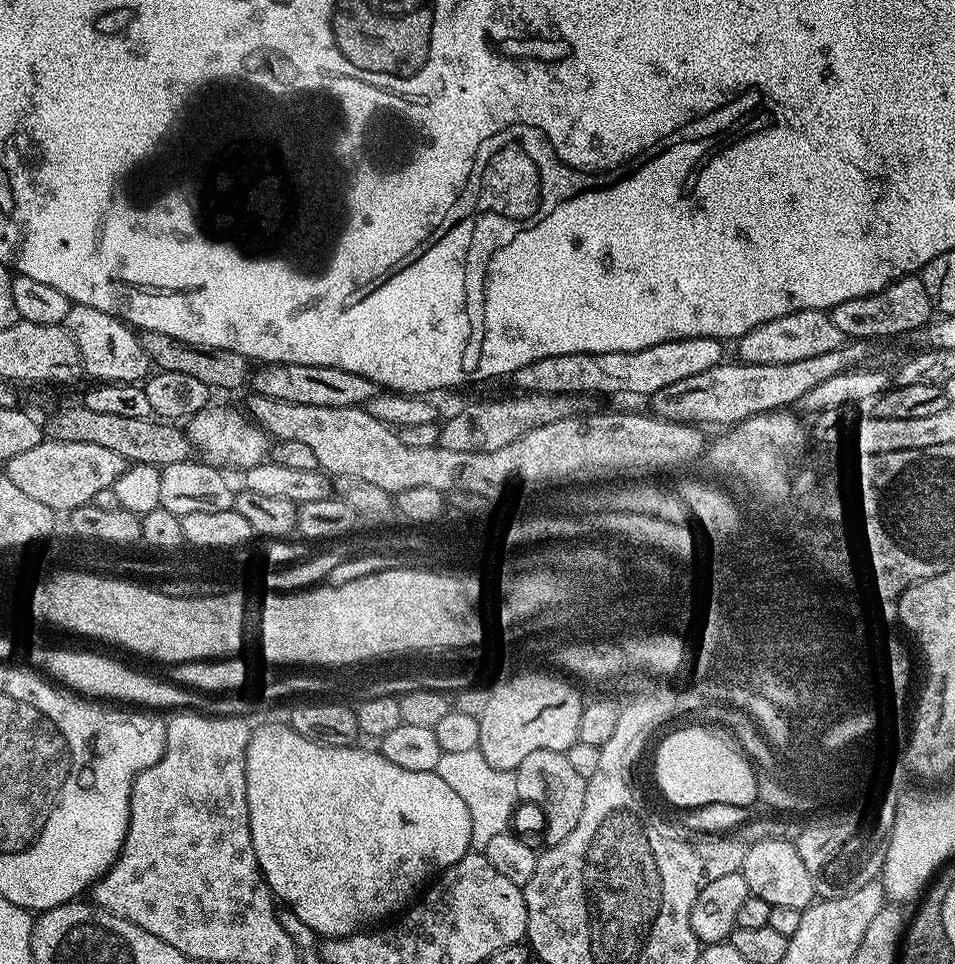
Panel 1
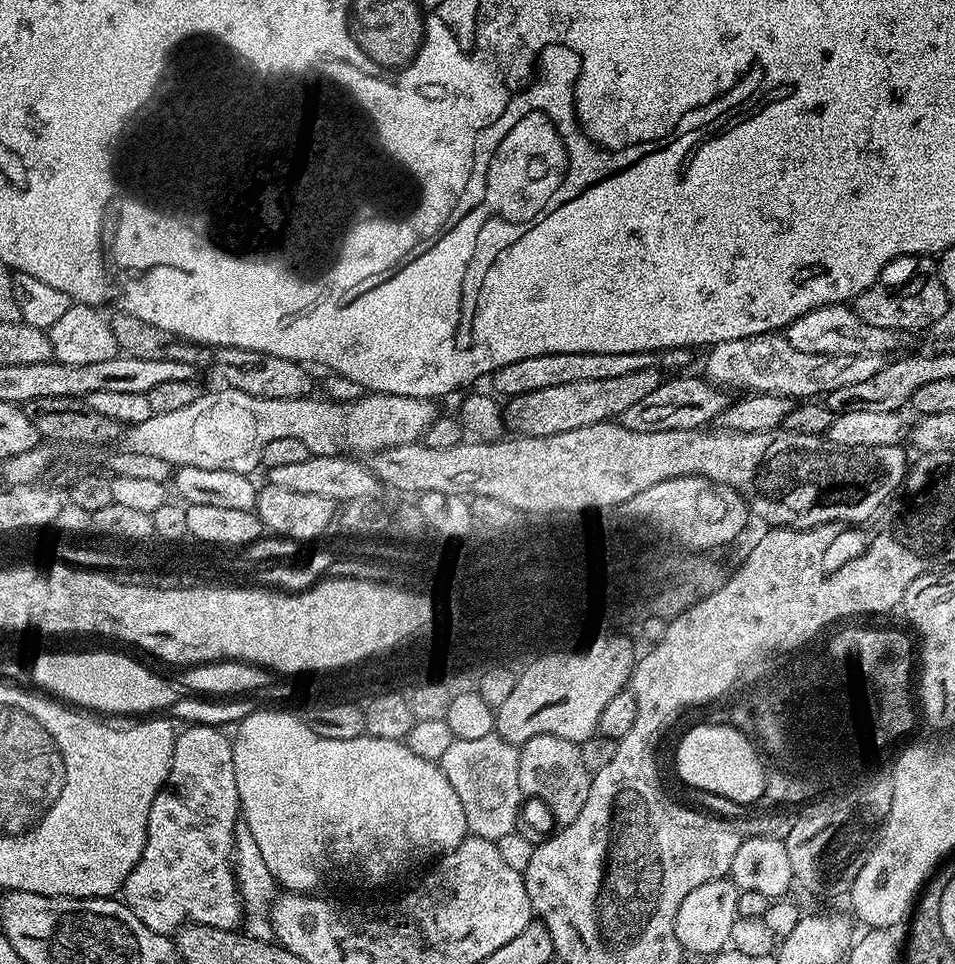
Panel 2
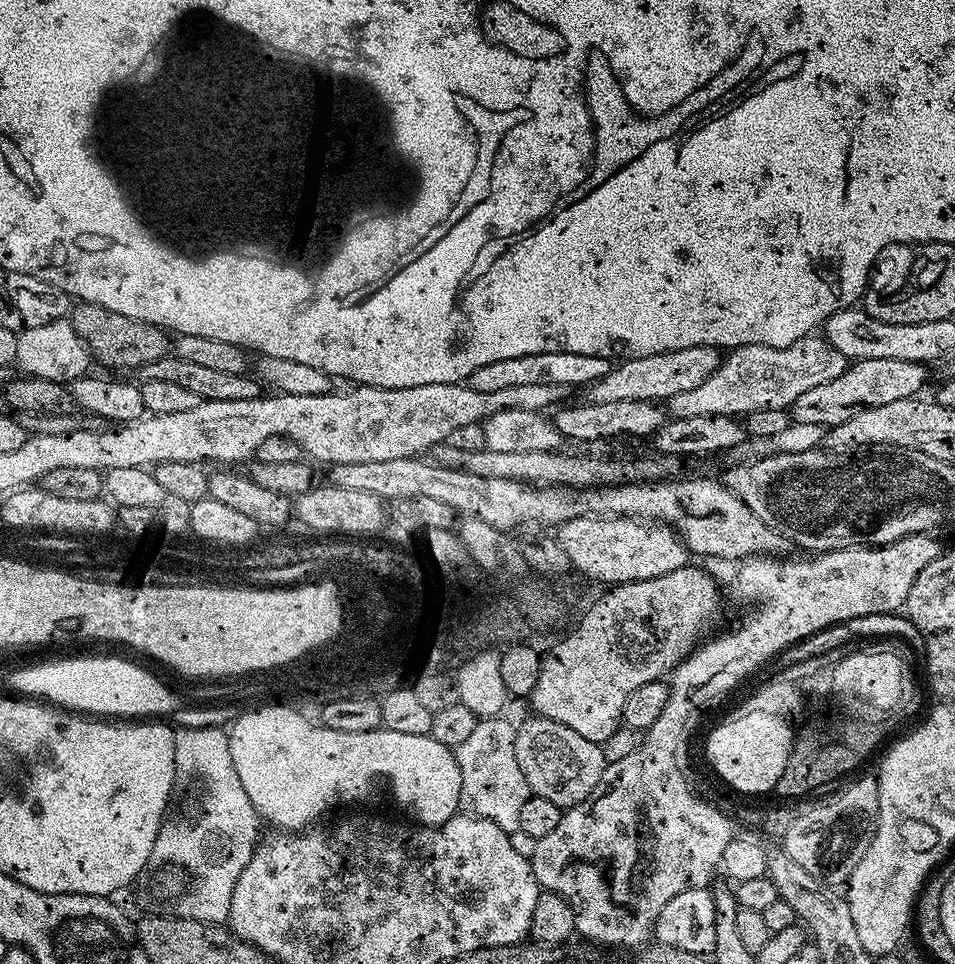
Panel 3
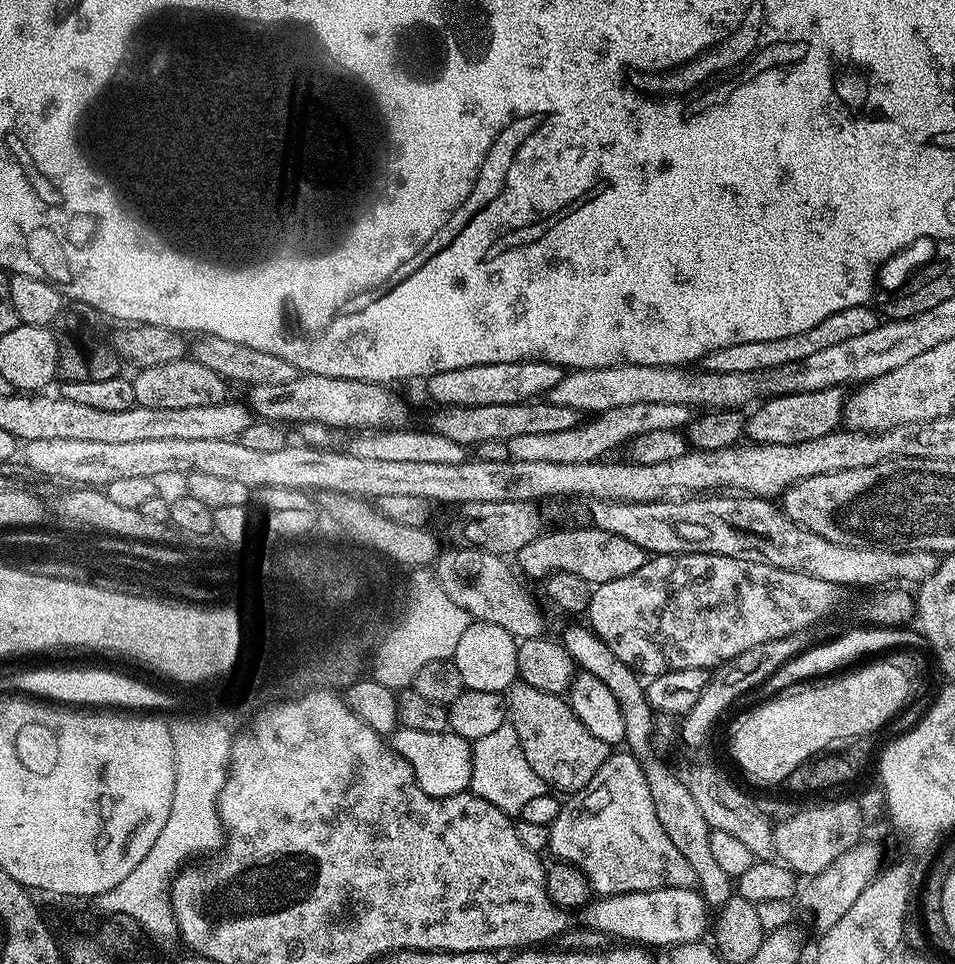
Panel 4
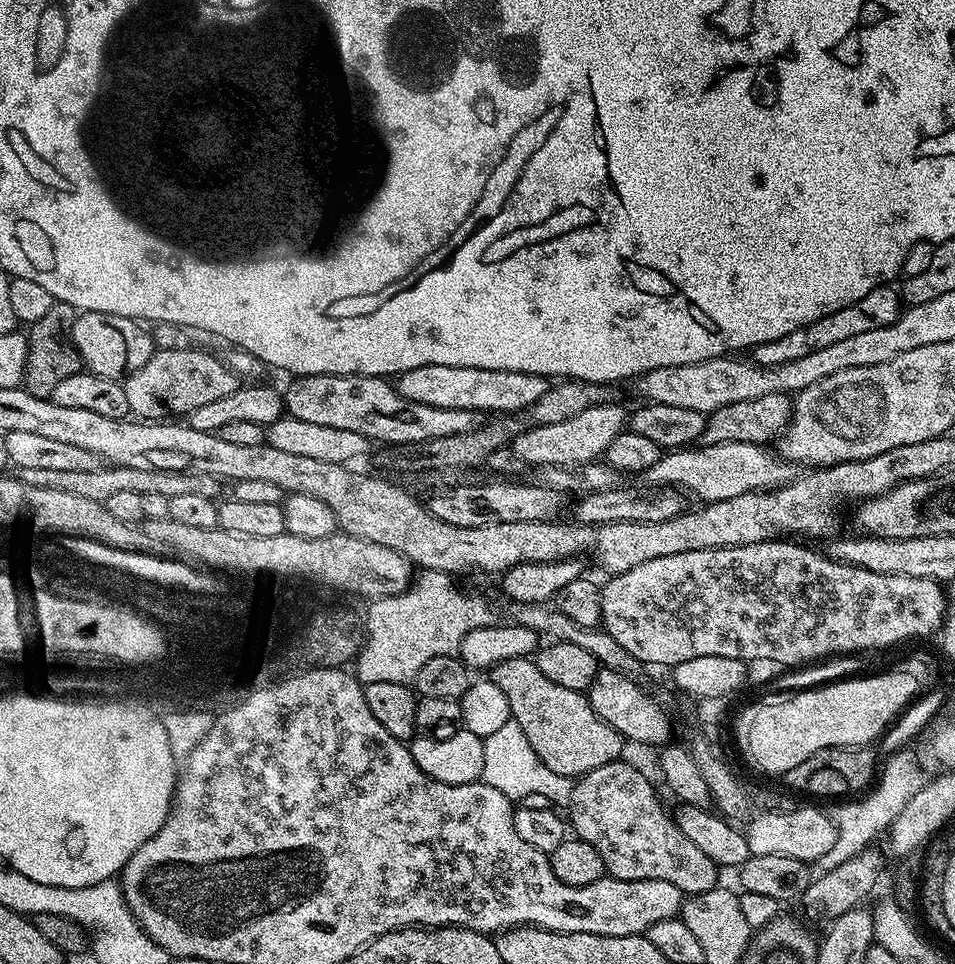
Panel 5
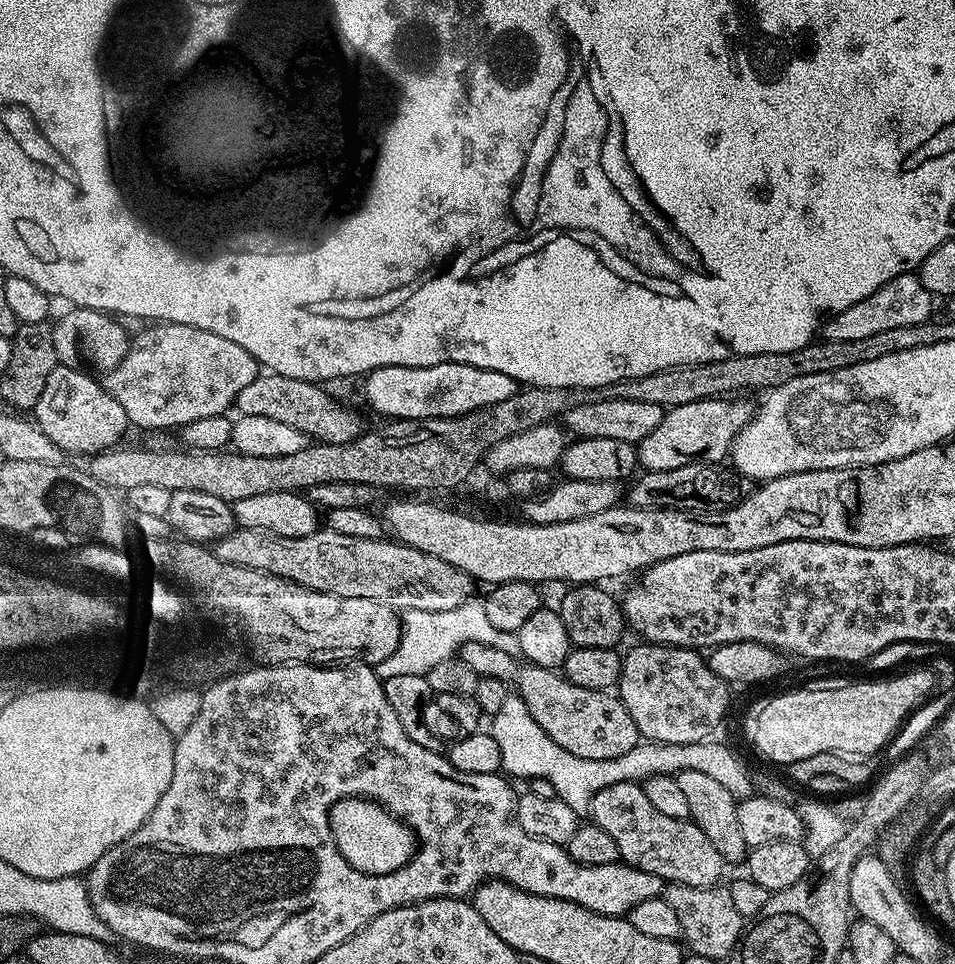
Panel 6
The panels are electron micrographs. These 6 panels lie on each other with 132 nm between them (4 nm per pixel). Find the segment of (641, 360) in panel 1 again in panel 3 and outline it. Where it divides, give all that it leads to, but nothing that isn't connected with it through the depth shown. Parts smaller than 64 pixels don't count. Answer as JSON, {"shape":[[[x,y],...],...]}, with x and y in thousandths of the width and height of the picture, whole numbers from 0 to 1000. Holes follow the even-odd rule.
{"shape":[[[569,365],[568,367],[547,367],[547,371],[526,371],[526,376],[513,376],[489,392],[489,401],[505,405],[505,409],[513,409],[517,405],[526,405],[533,400],[568,400],[579,398],[590,400],[593,405],[603,401],[619,400],[626,392],[630,392],[643,381],[636,369],[622,367],[601,367],[600,365]]]}

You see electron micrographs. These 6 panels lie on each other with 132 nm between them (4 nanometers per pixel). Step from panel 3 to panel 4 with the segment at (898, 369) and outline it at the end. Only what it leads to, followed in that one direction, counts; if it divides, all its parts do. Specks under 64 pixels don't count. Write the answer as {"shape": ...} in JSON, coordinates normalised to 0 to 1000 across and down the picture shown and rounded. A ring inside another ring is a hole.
{"shape":[[[883,401],[851,407],[821,407],[788,425],[781,436],[781,452],[790,461],[835,461],[861,454],[881,443],[886,408]]]}

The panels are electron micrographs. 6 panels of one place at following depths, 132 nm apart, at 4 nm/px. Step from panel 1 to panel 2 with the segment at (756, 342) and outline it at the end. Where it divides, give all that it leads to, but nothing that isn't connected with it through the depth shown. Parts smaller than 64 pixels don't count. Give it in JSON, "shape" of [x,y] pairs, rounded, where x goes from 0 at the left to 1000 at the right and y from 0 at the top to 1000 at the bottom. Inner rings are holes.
{"shape":[[[882,314],[866,315],[840,326],[840,330],[825,337],[823,348],[831,363],[840,363],[844,367],[924,367],[929,370],[941,359],[943,345],[936,340],[910,338],[908,334],[903,334],[903,330],[898,330],[898,326],[887,314]]]}

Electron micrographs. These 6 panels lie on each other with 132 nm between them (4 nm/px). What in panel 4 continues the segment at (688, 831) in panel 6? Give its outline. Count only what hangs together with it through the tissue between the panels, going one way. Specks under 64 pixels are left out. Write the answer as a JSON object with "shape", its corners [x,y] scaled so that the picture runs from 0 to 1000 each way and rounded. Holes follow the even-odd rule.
{"shape":[[[645,782],[638,783],[637,788],[630,790],[626,803],[622,803],[622,807],[618,807],[618,811],[614,816],[608,822],[596,825],[592,830],[595,831],[587,836],[586,843],[579,851],[576,851],[573,883],[575,885],[579,884],[582,887],[579,889],[583,893],[599,896],[606,900],[616,913],[617,922],[625,930],[647,929],[657,925],[675,925],[676,923],[685,923],[686,921],[724,921],[729,917],[727,902],[724,901],[723,895],[718,894],[718,891],[711,885],[709,879],[702,873],[702,869],[698,868],[697,863],[693,861],[692,854],[689,853],[689,848],[685,840],[685,831],[681,826],[681,815],[677,814],[676,807],[673,805],[672,795],[663,784],[659,782],[652,782],[652,784],[645,784]]]}

